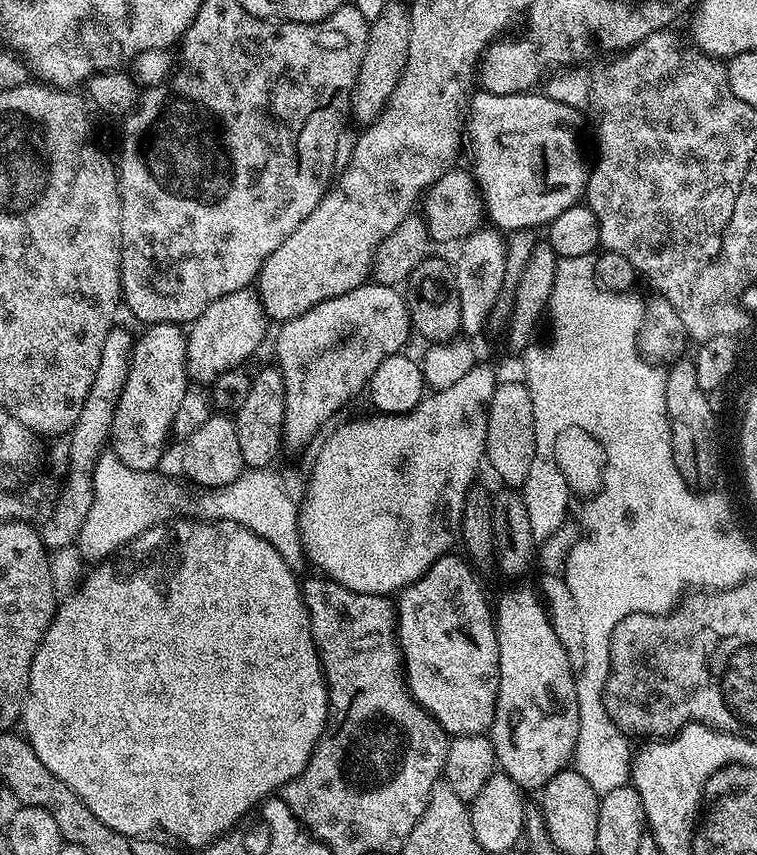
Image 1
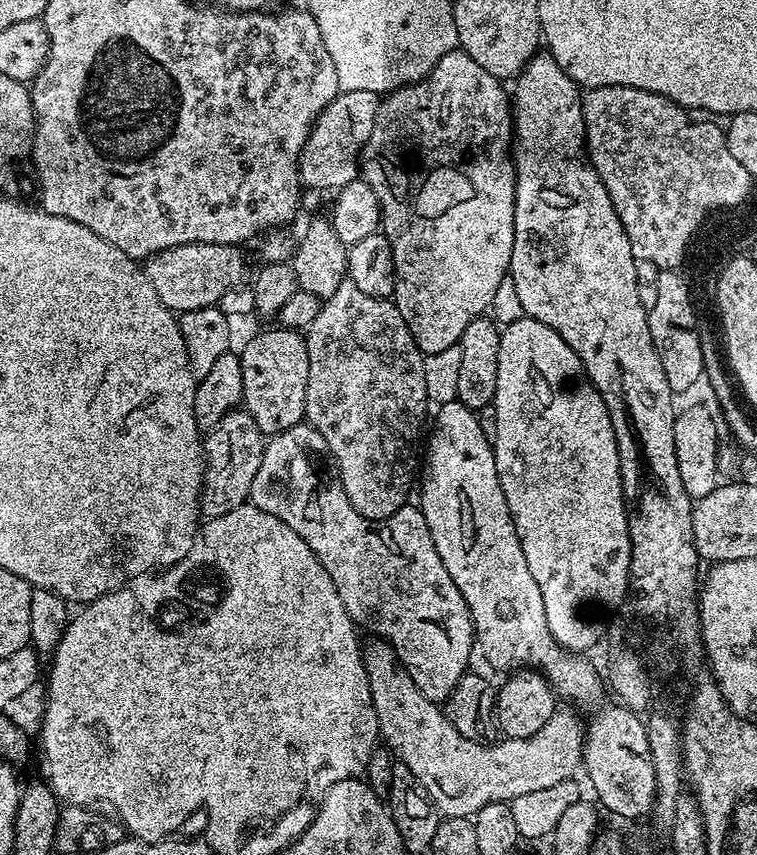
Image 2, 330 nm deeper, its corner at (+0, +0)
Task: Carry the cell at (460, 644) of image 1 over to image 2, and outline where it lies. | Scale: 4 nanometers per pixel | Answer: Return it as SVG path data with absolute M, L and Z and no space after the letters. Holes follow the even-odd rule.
M307 422L295 424L290 430L271 437L265 443L262 464L258 466L258 472L254 474L254 480L250 486L250 503L258 510L266 510L266 514L274 514L274 518L278 518L283 524L290 526L290 530L294 530L294 534L298 534L298 538L302 538L302 542L306 542L306 546L310 546L310 550L314 550L316 560L322 562L322 570L326 570L326 574L330 574L330 578L334 582L334 590L338 590L338 598L342 598L342 606L346 606L348 617L357 625L365 624L372 631L369 633L385 640L395 650L396 657L404 663L404 668L410 674L410 678L414 678L414 686L418 686L418 690L422 690L426 699L446 702L452 697L452 691L458 686L458 682L469 671L468 659L472 656L472 648L474 652L474 633L470 610L466 606L462 594L458 594L458 586L454 586L454 578L450 578L450 574L446 574L446 566L442 566L442 558L438 558L438 550L434 550L434 538L430 538L430 526L426 526L426 518L416 506L402 507L385 520L362 518L358 514L358 510L354 510L354 506L350 506L350 498L346 498L346 490L342 486L339 475L334 474L331 467L324 468L324 463L329 463L329 460L326 438L322 438L322 434L318 434L318 430L314 430L312 425Z

